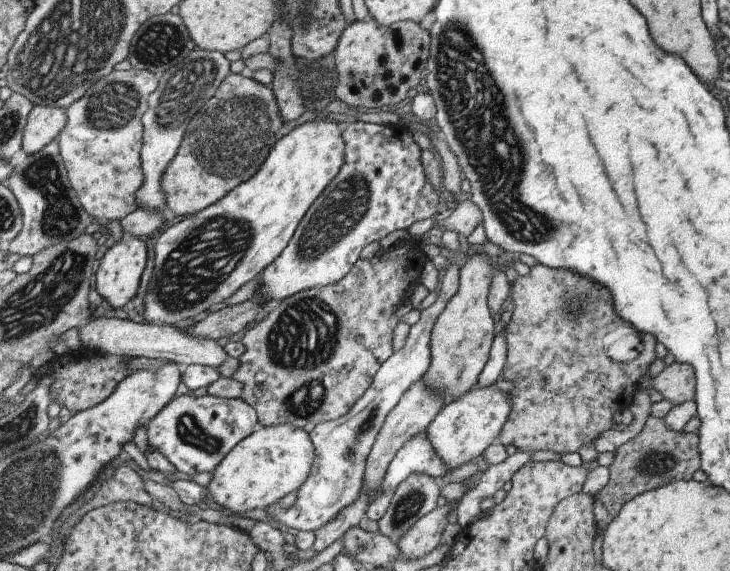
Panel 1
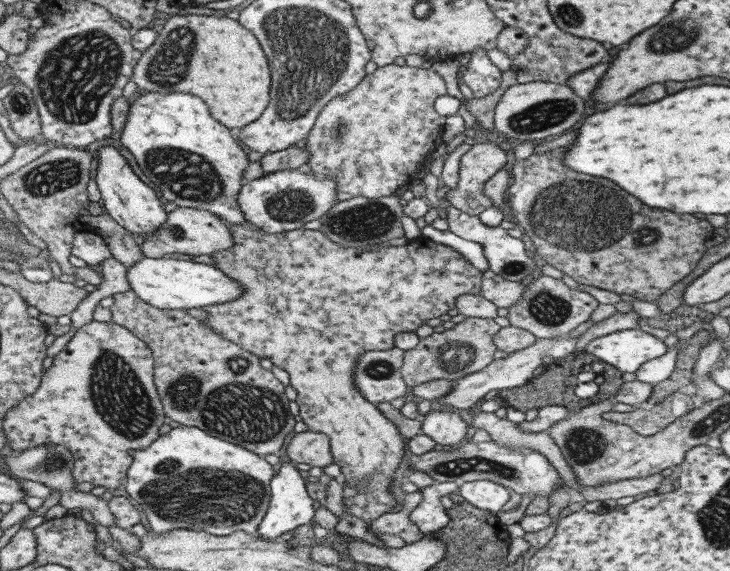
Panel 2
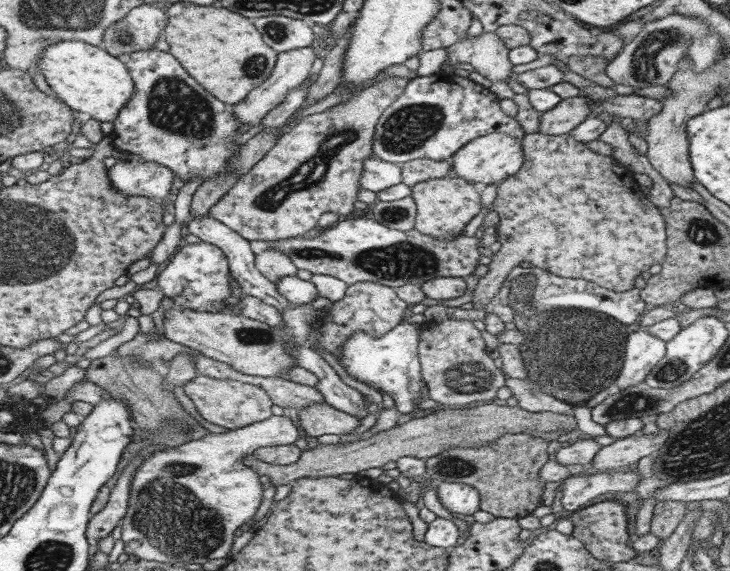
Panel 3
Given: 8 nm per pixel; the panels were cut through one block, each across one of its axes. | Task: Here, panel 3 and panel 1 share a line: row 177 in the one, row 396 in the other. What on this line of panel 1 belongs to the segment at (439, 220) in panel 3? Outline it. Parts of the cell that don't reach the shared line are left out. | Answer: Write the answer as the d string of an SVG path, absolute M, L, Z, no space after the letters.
M483 252L462 257L464 264L460 266L458 272L457 292L449 298L445 308L433 322L429 336L431 360L429 368L419 378L423 386L427 386L429 390L441 392L441 400L445 404L457 400L459 396L473 388L487 362L489 349L497 332L496 319L493 318L486 303L494 272L489 257Z

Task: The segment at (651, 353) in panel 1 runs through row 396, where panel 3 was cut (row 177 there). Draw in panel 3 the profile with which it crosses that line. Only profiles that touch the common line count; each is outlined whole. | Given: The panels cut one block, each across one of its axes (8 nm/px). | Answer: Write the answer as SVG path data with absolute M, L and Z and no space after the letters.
M524 133L521 150L523 160L518 172L497 186L490 206L499 218L495 233L500 248L490 258L488 273L477 281L470 301L472 308L483 309L519 262L529 262L533 270L543 269L563 278L583 279L613 292L629 290L640 272L652 264L662 263L666 253L664 218L659 207L651 203L633 181L633 172L628 167L611 156L589 150L585 143L577 142L568 133Z

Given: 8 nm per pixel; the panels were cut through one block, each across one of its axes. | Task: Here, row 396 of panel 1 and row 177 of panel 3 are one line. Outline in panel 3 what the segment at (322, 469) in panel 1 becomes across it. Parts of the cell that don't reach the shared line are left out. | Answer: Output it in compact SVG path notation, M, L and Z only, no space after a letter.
M375 156L367 157L363 162L358 185L363 190L379 192L394 184L401 183L399 164L393 164L378 159Z

